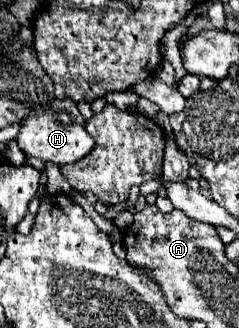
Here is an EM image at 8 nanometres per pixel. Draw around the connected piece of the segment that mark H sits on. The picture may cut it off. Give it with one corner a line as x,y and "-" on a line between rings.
53,100
51,108
41,116
27,116
23,120
23,128
17,136
19,148
43,162
55,162
55,164
67,164
77,162
83,158
89,150
93,150
93,136
85,132
85,118
81,116
77,102
73,100

